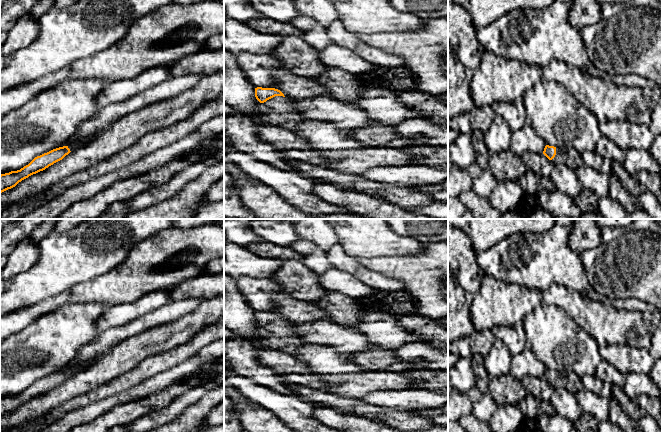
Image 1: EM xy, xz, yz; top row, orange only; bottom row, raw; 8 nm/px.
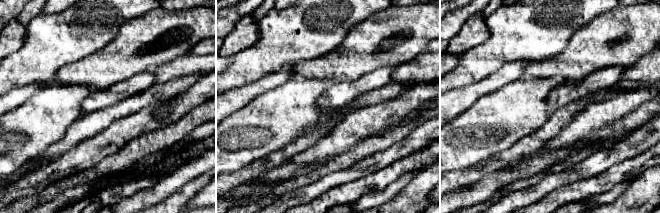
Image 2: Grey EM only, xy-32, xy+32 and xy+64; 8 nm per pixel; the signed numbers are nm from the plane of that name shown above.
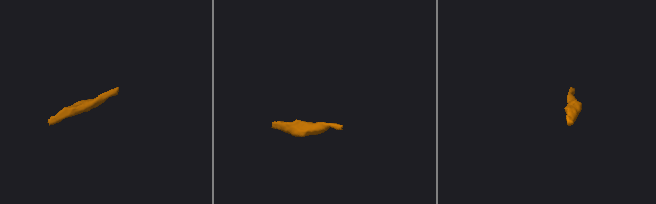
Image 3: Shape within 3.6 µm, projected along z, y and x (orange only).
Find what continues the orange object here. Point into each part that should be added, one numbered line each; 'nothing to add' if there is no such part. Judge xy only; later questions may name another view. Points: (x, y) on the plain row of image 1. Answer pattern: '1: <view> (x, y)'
1: xy (74, 370)

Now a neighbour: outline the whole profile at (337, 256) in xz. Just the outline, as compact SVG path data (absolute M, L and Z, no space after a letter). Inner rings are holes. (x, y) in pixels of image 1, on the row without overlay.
M341 245L333 246L326 254L333 268L351 274L369 287L383 291L403 289L401 280L368 269L358 261L358 258L349 256Z

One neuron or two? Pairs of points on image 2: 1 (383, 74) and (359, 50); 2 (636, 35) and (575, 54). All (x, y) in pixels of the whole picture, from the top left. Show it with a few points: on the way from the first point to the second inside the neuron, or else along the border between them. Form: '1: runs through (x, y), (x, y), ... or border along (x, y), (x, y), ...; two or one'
1: border along (392, 66), (374, 69), (356, 79); two
2: runs through (622, 47), (618, 47), (613, 52), (591, 52); one

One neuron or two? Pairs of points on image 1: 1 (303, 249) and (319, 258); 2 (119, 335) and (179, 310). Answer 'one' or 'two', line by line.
1: one
2: one

